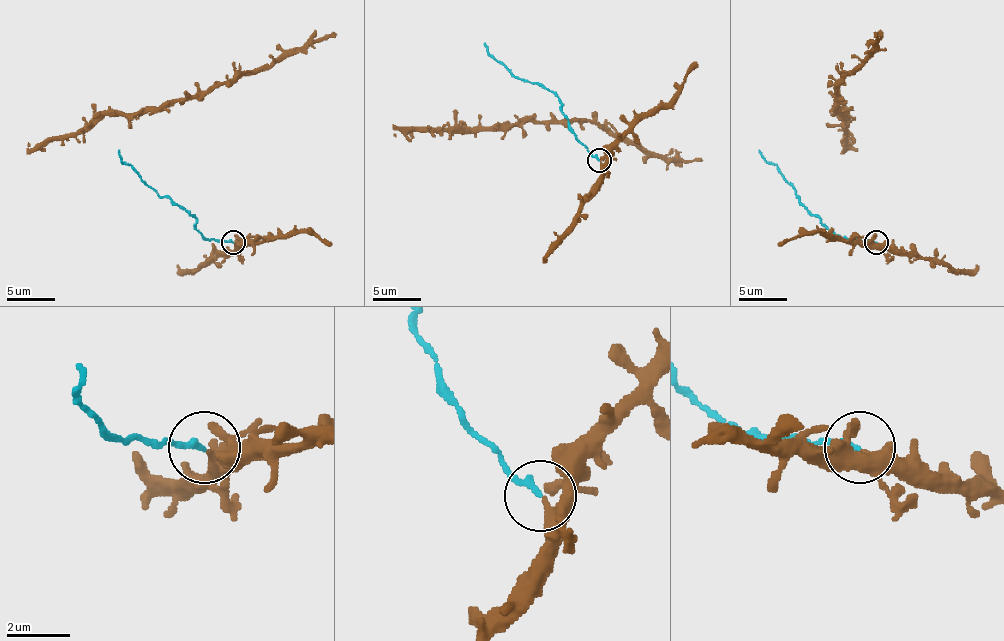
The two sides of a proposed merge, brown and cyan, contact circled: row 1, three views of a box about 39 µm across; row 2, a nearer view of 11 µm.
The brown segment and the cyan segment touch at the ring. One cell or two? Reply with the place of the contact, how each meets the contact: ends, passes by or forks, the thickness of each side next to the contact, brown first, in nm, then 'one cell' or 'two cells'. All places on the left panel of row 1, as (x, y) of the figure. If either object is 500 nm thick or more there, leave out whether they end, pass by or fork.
(233, 242) | brown forks | cyan ends | 200/220 nm | two cells

